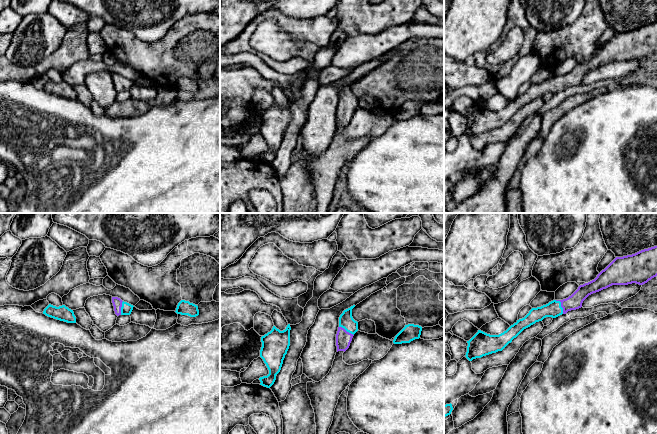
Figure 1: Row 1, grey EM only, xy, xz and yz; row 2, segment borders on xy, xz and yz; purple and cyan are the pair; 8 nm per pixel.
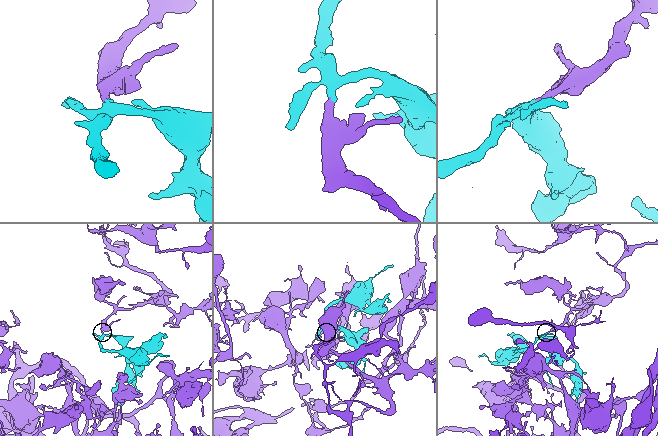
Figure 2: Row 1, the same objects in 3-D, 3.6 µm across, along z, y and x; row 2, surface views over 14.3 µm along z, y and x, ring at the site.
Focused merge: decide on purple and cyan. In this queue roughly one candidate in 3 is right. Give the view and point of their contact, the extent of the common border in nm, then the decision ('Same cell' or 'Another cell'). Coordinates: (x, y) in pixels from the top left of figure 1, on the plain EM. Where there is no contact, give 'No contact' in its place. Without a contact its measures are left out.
Touches purple at yz (561, 81). Shared border 130 nm. Same cell

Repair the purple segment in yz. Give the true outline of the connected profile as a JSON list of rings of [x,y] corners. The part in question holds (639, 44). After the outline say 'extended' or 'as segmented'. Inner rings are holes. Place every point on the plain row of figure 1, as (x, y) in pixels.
[[[657,22],[641,26],[635,30],[616,33],[597,53],[583,61],[568,74],[553,76],[541,83],[532,84],[522,95],[517,96],[499,111],[490,111],[481,106],[467,117],[466,134],[476,134],[502,127],[524,105],[546,93],[556,94],[568,87],[582,83],[583,77],[591,70],[612,61],[643,61],[657,52]]] | extended

